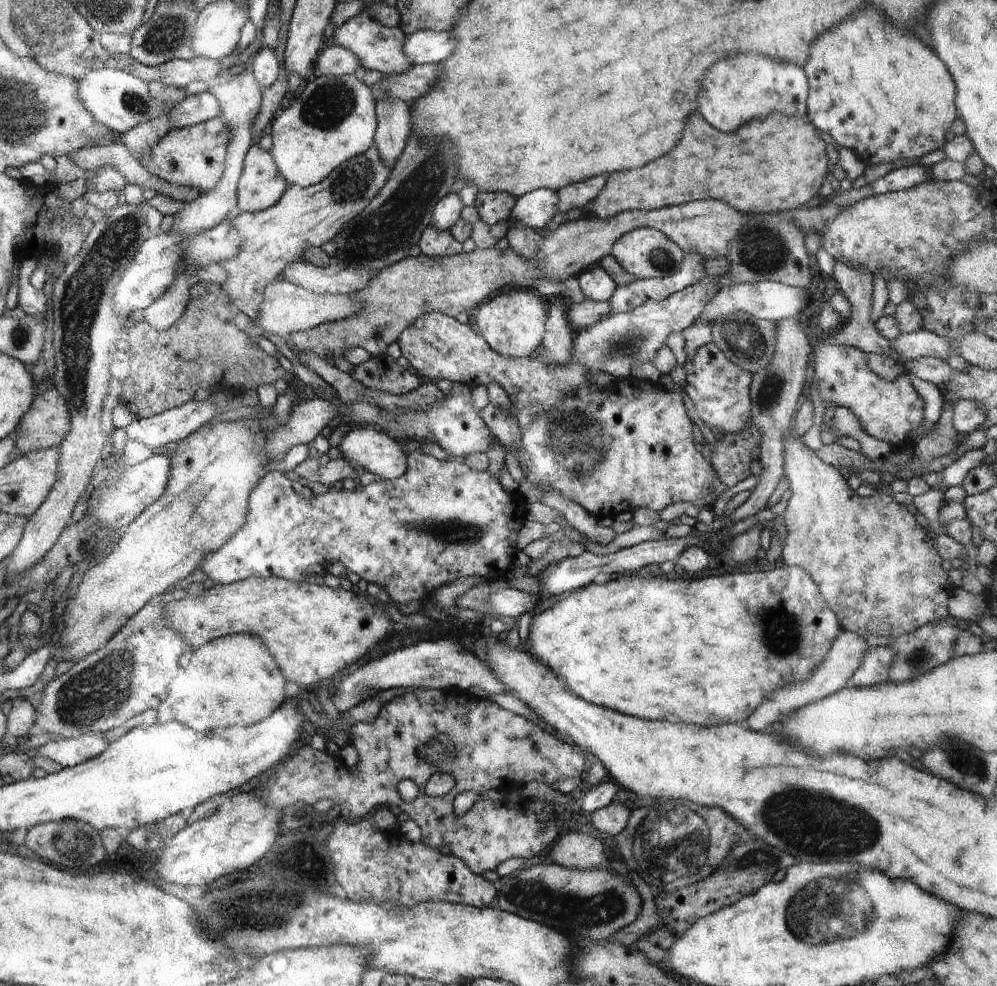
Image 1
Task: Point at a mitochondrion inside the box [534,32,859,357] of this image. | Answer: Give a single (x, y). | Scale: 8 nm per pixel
(762, 250)

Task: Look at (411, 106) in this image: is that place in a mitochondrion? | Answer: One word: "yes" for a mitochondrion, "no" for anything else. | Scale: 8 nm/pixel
no

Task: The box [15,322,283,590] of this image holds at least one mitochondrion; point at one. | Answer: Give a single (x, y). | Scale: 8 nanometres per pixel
(109, 546)

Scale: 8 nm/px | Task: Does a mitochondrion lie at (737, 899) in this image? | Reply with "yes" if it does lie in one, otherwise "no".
no

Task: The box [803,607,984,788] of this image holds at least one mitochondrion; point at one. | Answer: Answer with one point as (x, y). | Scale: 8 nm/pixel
(920, 655)

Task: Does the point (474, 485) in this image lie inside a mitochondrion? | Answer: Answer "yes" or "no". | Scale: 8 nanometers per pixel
no

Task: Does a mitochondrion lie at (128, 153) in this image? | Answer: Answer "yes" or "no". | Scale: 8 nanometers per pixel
no

